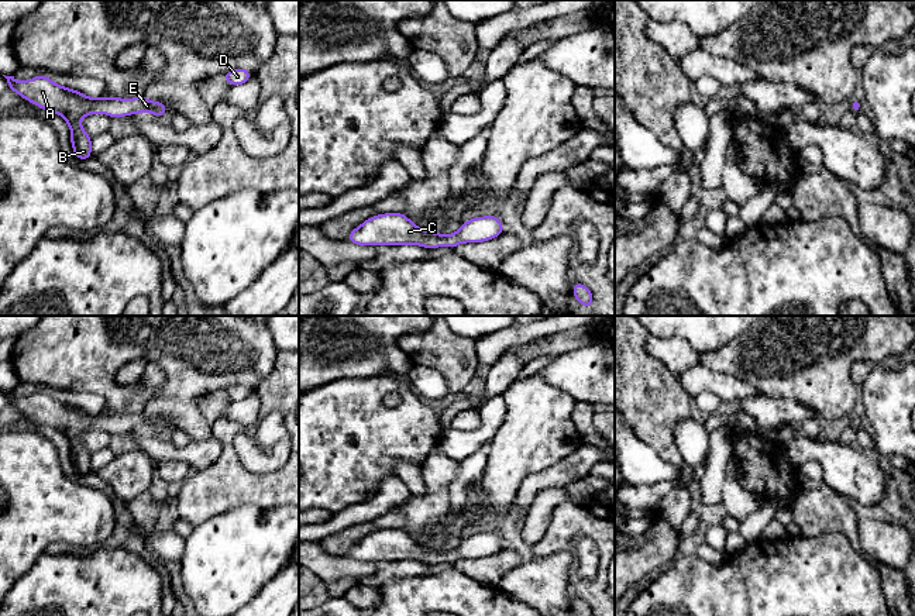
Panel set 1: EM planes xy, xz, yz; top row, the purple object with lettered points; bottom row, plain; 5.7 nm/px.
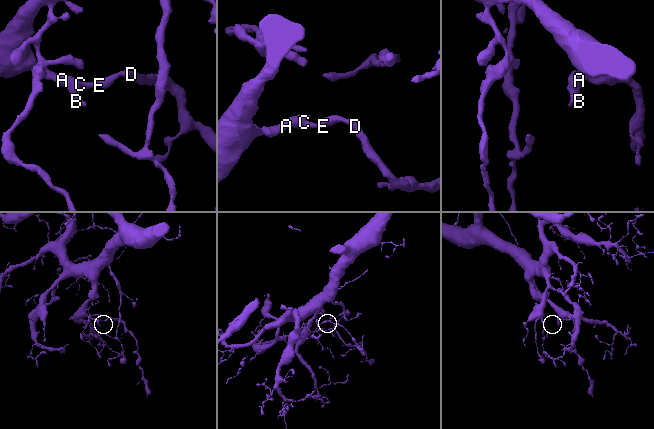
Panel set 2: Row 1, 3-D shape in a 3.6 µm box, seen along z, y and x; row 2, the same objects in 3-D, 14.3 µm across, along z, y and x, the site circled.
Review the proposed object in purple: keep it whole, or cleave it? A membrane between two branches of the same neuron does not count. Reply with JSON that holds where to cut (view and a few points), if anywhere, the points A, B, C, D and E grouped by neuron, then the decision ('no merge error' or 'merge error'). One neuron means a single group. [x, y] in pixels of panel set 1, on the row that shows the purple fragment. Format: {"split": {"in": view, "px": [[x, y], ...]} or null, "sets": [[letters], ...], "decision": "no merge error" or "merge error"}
{"split": null, "sets": [["A", "B", "C", "D", "E"]], "decision": "no merge error"}

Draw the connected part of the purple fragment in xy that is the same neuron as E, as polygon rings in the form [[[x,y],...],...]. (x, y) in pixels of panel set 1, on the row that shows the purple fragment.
[[[38,75],[34,79],[17,82],[14,76],[4,76],[8,89],[17,92],[25,100],[37,104],[42,110],[51,110],[62,116],[72,133],[72,148],[78,159],[90,159],[92,137],[80,127],[82,117],[102,113],[110,117],[124,117],[148,111],[152,116],[166,117],[164,101],[149,101],[145,96],[127,99],[90,99],[86,94],[62,87],[54,83],[47,75]]]

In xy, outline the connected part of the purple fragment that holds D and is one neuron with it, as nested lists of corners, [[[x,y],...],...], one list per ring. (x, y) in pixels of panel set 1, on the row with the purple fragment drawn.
[[[231,69],[231,70],[226,72],[223,78],[224,78],[230,85],[233,85],[233,86],[240,86],[240,85],[242,85],[242,83],[245,83],[245,82],[250,80],[251,73],[252,73],[252,72],[248,70],[248,69]]]

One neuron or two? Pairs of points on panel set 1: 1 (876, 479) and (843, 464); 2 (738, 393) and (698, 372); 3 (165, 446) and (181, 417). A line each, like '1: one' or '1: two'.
1: one
2: one
3: two

